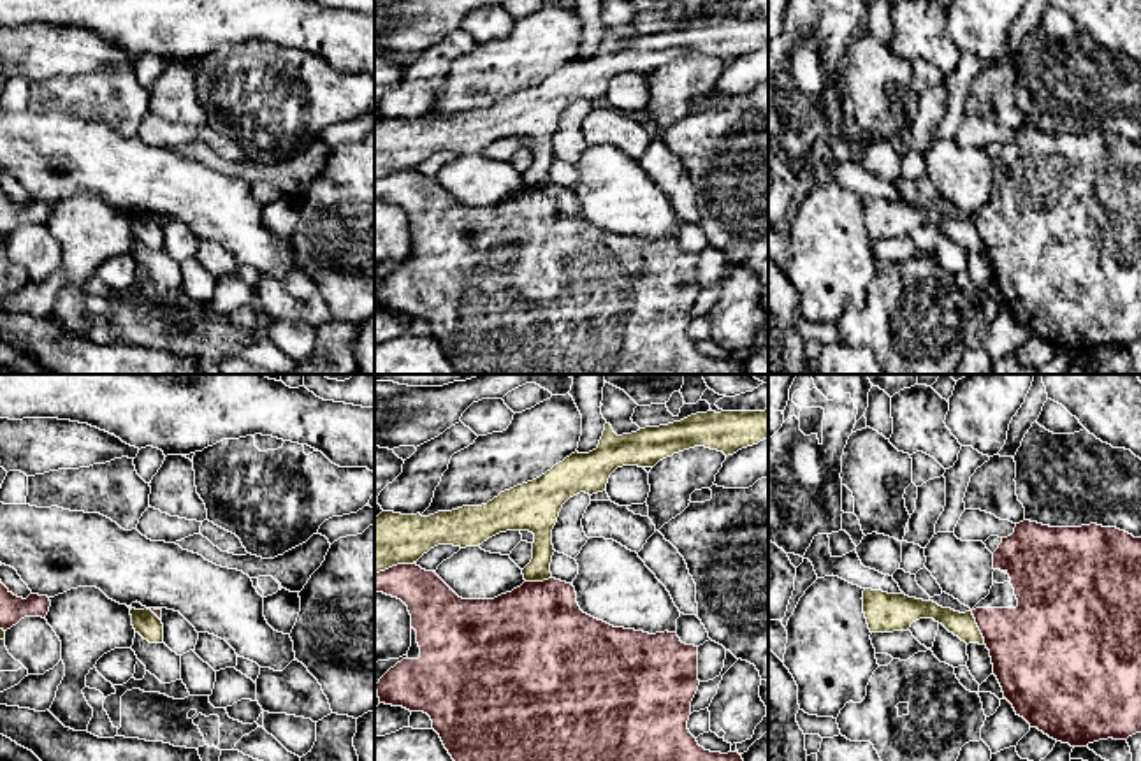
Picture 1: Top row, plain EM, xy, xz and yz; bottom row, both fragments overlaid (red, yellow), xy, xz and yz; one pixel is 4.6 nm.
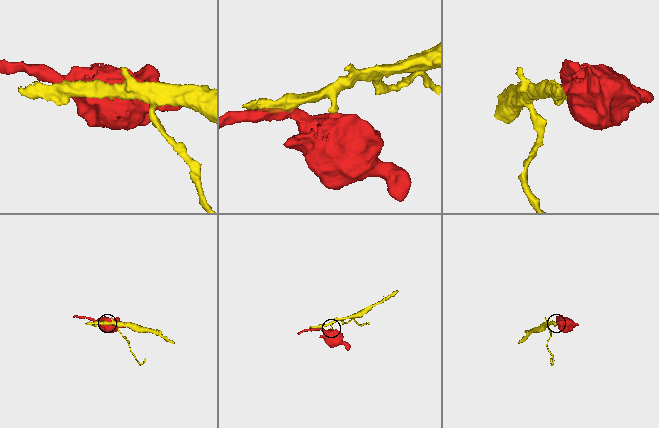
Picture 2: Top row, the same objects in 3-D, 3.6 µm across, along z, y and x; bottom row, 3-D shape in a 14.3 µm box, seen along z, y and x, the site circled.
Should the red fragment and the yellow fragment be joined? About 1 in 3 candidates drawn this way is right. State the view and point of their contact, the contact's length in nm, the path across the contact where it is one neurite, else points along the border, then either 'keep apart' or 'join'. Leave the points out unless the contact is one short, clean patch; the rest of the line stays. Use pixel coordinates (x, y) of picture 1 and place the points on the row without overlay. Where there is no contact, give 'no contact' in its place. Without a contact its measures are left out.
contact yz (978, 232); length 160 nm; keep apart

